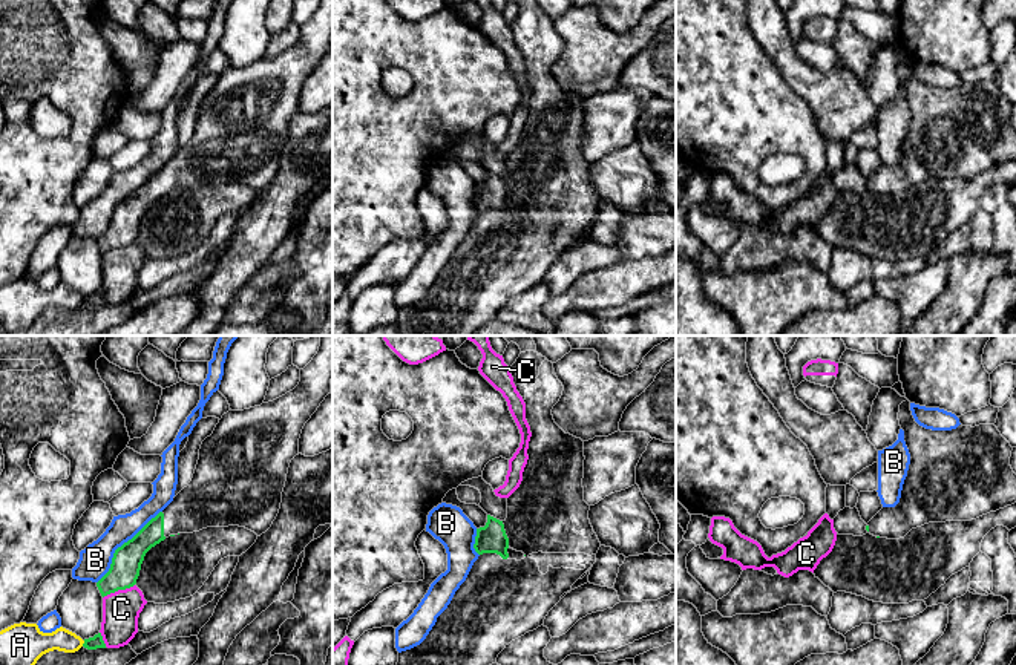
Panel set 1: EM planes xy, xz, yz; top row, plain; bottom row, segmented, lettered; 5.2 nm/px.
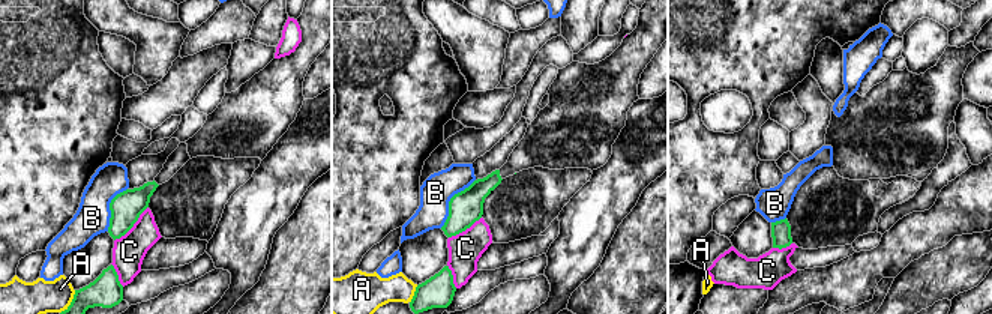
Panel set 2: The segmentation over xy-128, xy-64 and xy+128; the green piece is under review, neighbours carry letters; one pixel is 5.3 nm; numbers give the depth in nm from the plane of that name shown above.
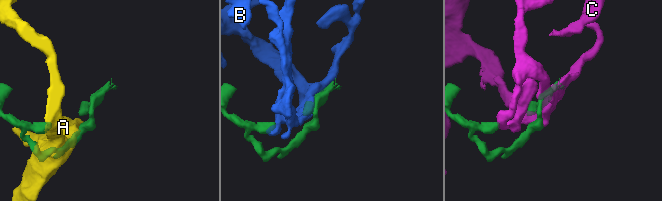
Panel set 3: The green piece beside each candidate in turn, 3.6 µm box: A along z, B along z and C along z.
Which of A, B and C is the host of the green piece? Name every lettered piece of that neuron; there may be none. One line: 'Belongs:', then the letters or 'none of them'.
Belongs: none of them

